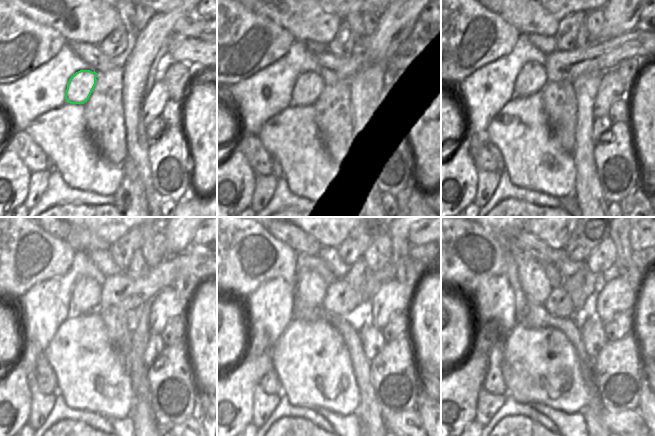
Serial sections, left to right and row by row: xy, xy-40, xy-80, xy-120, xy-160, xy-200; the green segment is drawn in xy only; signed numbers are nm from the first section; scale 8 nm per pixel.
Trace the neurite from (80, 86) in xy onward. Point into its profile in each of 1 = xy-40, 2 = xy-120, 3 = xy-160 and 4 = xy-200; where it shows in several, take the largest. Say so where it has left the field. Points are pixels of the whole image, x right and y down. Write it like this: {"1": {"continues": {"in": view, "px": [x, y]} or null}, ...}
{"1": {"continues": {"in": "xy-40", "px": [307, 87]}}, "2": {"continues": {"in": "xy-120", "px": [86, 294]}}, "3": {"continues": {"in": "xy-160", "px": [310, 289]}}, "4": {"continues": {"in": "xy-200", "px": [534, 281]}}}

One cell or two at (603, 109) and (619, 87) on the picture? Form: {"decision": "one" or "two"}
{"decision": "one"}

